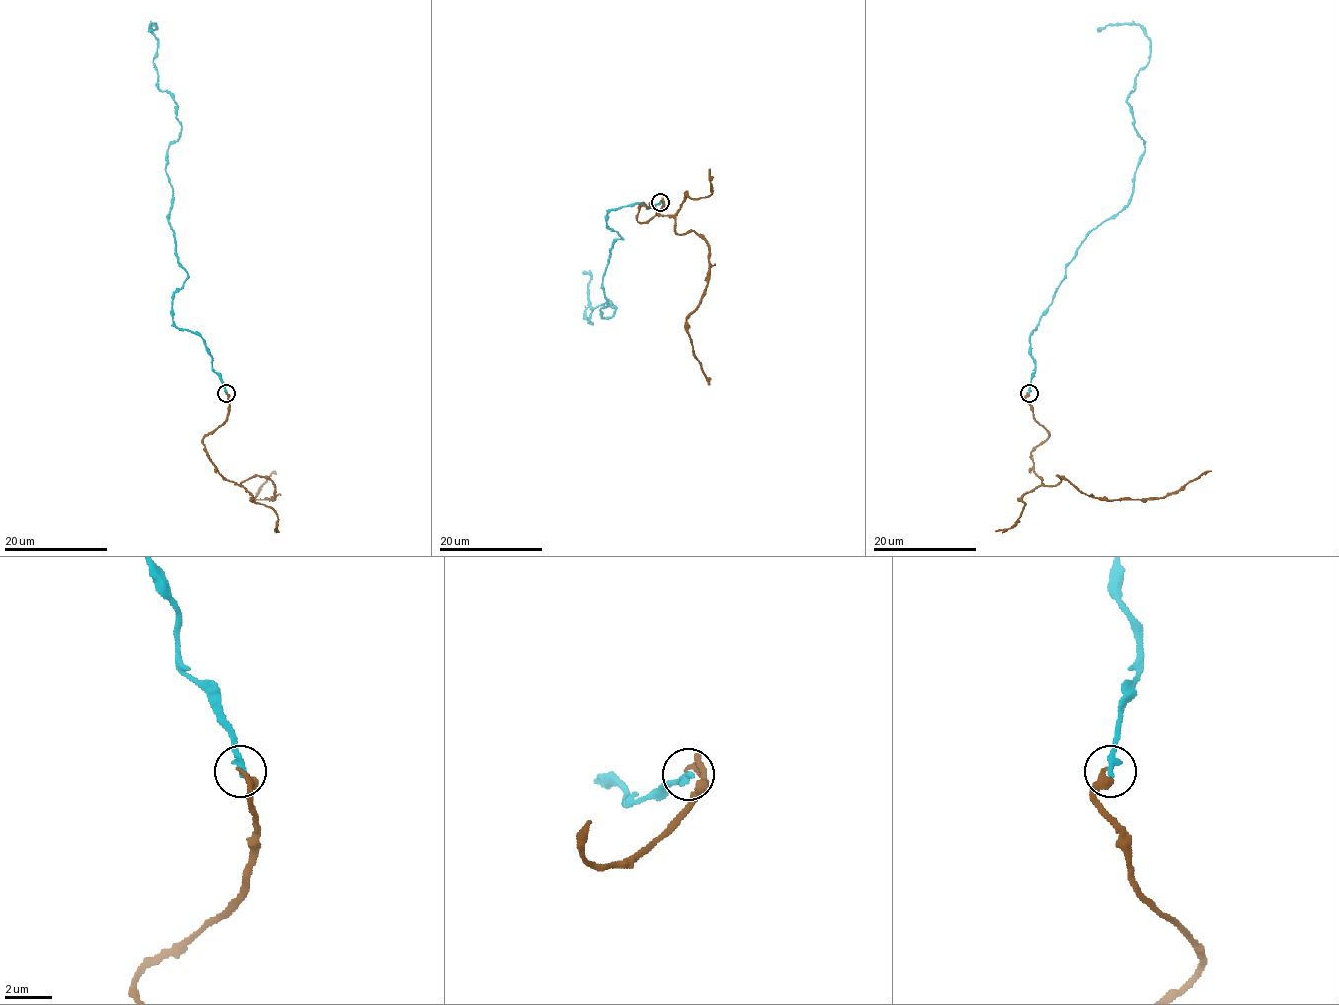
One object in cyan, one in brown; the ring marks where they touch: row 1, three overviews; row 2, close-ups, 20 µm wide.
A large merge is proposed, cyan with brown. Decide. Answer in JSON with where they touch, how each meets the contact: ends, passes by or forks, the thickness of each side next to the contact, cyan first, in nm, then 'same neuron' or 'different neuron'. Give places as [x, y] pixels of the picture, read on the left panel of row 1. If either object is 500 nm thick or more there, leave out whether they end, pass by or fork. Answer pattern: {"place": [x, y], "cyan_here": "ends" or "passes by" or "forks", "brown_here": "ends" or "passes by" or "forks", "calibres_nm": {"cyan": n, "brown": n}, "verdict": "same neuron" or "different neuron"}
{"place": [226, 393], "cyan_here": "ends", "brown_here": "ends", "calibres_nm": {"cyan": 280, "brown": 260}, "verdict": "different neuron"}

